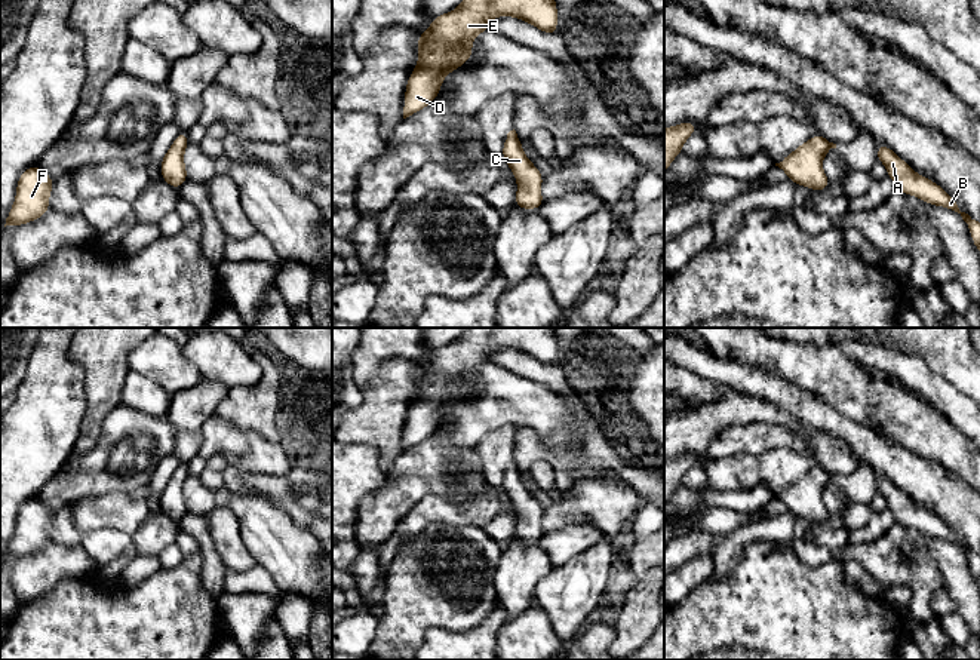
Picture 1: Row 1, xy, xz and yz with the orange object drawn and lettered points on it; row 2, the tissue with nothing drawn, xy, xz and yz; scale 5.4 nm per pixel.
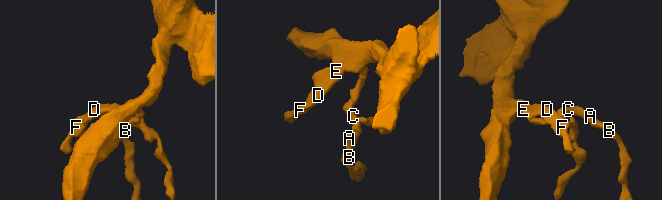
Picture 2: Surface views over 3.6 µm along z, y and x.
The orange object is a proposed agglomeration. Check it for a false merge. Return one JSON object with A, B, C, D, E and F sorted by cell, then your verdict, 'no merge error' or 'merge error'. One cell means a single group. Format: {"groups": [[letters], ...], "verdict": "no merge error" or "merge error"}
{"groups": [["A", "B", "C", "D", "E", "F"]], "verdict": "no merge error"}

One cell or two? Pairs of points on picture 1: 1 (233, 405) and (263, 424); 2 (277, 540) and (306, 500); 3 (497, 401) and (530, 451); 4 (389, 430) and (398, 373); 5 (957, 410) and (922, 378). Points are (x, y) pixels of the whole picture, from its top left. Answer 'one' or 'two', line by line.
1: one
2: two
3: two
4: one
5: one

